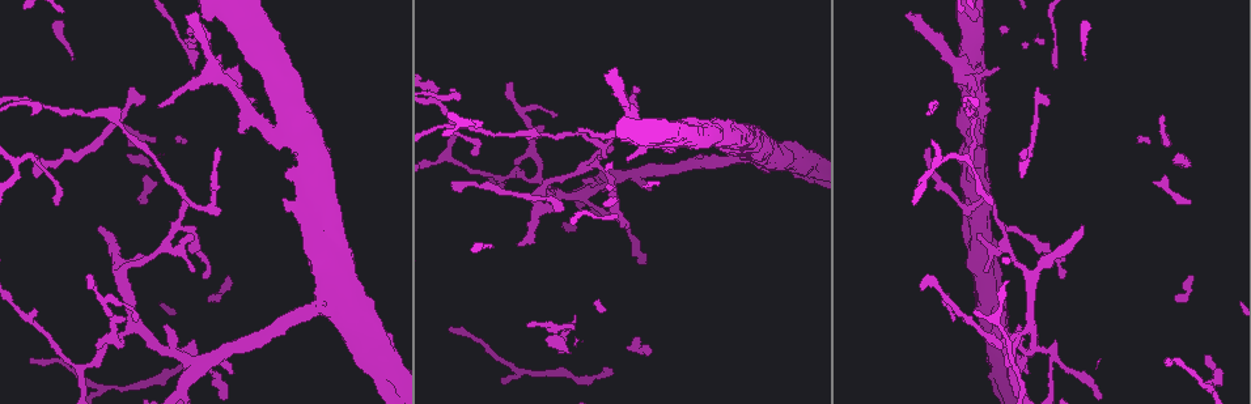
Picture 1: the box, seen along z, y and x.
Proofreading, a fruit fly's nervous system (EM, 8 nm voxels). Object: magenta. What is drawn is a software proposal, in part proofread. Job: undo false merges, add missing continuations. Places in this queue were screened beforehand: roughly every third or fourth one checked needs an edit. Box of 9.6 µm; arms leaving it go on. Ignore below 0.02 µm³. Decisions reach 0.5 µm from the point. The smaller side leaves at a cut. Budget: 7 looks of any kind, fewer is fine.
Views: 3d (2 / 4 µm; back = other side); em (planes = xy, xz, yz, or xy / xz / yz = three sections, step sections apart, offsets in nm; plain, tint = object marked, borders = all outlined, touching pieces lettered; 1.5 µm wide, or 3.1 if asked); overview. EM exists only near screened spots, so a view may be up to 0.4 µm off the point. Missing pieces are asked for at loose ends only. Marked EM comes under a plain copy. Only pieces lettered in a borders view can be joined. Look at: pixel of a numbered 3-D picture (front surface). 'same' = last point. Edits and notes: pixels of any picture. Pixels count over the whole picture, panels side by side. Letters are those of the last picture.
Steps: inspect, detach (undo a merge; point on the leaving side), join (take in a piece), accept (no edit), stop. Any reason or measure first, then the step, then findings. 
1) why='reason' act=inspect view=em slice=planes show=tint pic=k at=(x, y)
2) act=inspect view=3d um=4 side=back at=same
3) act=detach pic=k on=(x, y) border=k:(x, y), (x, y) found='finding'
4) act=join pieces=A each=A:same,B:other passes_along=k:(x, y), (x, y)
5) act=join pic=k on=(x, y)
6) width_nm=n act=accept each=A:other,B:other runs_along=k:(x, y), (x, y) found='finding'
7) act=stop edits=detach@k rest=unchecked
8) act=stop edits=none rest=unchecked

why='tapers out' act=inspect view=em slice=planes show=tint pic=1 at=(448, 328)

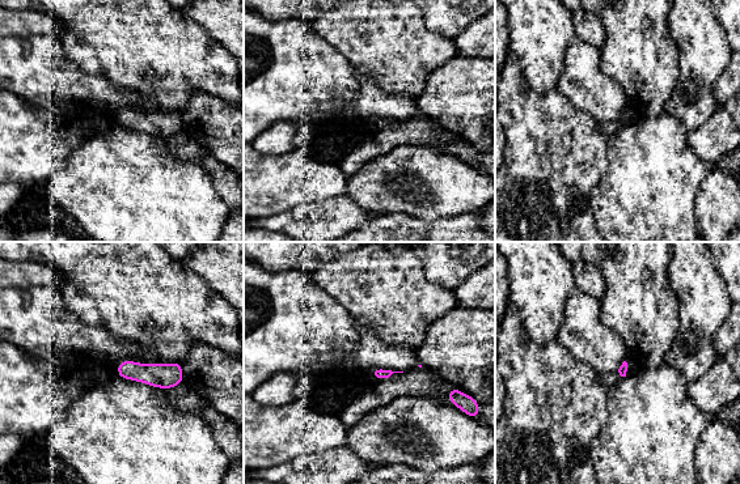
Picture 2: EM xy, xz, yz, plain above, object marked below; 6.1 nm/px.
act=inspect view=em slice=planes show=borders at=same

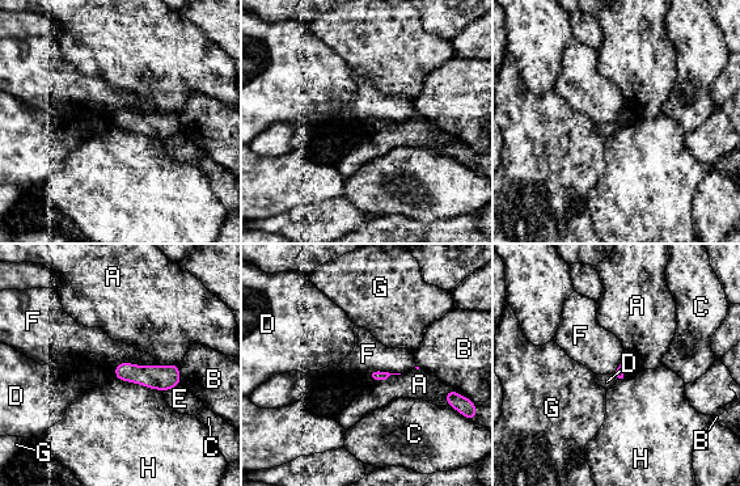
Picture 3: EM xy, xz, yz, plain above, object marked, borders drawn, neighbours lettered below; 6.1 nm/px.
act=accept each=A:other,B:other,C:other,D:other,E:other,F:other,G:other,H:other border=3:(157, 364), (119, 362), (114, 367) found='none of them fits'

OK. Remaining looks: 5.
why='sharp bend' act=inspect view=em slice=xy step=8 show=borders pic=1 at=(969, 210)

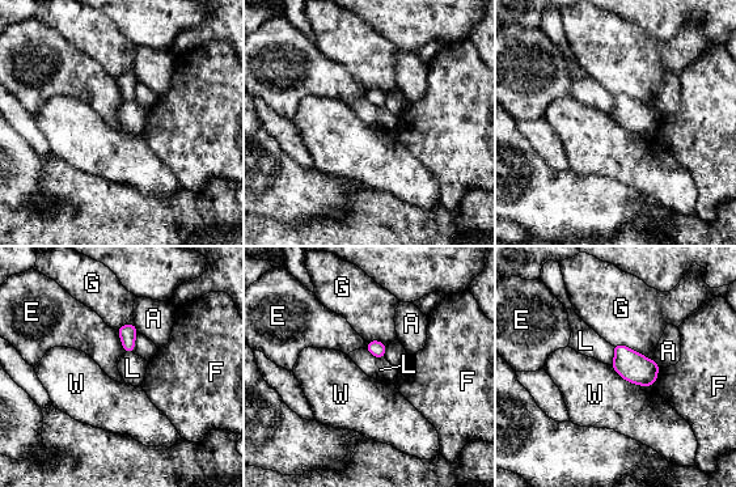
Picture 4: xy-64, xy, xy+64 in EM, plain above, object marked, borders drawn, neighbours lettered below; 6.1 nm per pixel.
act=accept each=A:other,E:other,F:other,G:other,L:other,W:other border=4:(613, 344), (626, 344), (652, 360) found='continuous, no second cell'

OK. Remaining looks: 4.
why='branch stops here' act=inspect view=em slice=planes show=borders pic=1 at=(1061, 278)

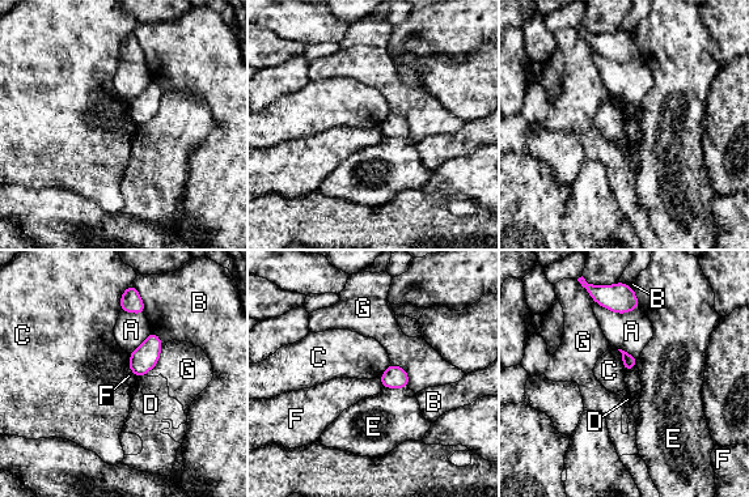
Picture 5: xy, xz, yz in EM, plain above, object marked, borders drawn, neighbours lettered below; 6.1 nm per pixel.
width_nm=90 act=accept each=A:other,B:other,C:other,D:other,E:other,F:other,G:other border=5:(163, 344), (159, 361), (146, 374) found='none of them fits'

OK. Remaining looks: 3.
act=stop edits=none rest=unchecked

